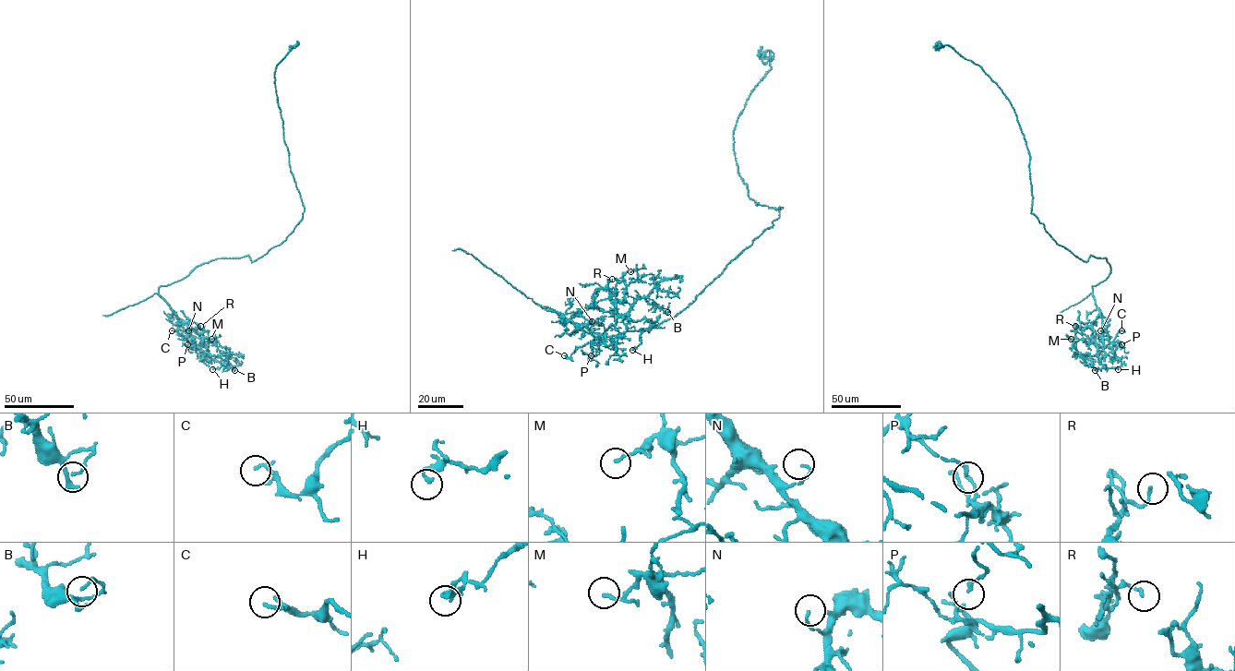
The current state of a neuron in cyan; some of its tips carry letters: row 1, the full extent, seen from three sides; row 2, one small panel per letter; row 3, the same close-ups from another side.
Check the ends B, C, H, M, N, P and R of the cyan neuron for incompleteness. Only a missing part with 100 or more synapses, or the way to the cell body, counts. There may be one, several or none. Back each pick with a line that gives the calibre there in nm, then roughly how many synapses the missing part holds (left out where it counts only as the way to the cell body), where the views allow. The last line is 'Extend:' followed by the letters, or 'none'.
Extend: none

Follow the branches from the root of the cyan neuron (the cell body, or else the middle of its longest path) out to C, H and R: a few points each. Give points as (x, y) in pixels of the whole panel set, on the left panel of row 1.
C: (274, 246), (252, 261), (247, 255), (209, 260), (179, 281), (161, 286), (158, 293), (193, 341), (172, 330)
H: (274, 246), (252, 261), (247, 255), (209, 260), (159, 288), (211, 358), (224, 364), (212, 369)
R: (274, 246), (252, 261), (247, 255), (209, 260), (179, 281), (159, 288), (158, 293), (178, 317), (200, 326)

